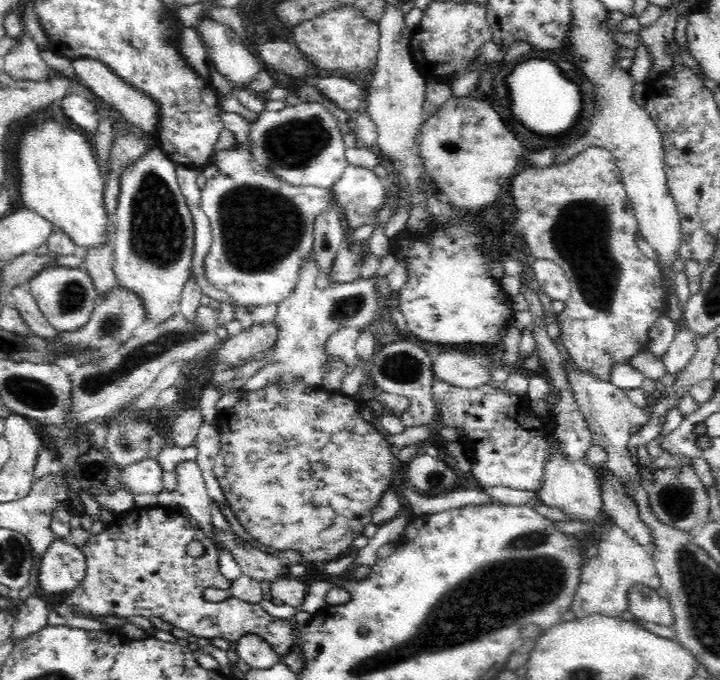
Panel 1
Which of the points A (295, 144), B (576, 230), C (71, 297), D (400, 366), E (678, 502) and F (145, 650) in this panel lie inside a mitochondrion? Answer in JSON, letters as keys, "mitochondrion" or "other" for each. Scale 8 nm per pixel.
{"A":"mitochondrion","B":"mitochondrion","C":"mitochondrion","D":"mitochondrion","E":"mitochondrion","F":"other"}

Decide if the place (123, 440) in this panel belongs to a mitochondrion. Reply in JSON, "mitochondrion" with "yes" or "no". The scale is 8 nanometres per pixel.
{"mitochondrion":"yes"}

